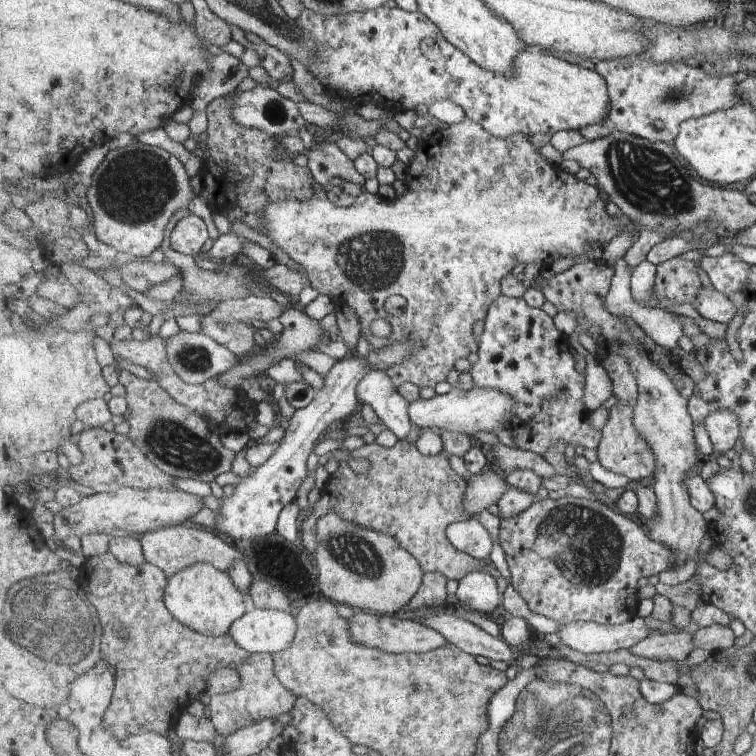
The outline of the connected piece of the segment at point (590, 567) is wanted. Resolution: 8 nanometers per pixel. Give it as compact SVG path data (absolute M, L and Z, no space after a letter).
M562 493L557 498L536 501L523 514L502 520L500 545L512 574L512 584L533 612L560 624L595 622L621 625L641 612L642 578L675 568L677 558L669 544L657 542L633 518L599 500L579 499Z

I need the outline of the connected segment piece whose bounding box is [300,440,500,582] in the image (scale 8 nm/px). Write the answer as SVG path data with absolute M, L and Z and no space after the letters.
M405 440L398 441L392 448L383 448L376 443L366 443L362 448L363 458L367 458L371 462L369 472L357 474L347 464L349 460L343 460L327 481L325 487L327 494L323 496L320 503L310 505L305 510L300 542L307 546L307 550L313 556L317 549L317 522L328 510L341 514L345 520L349 520L358 526L395 536L400 541L401 546L408 549L420 561L425 573L441 572L447 576L447 579L456 579L458 582L471 572L477 572L477 570L485 570L496 578L500 577L499 570L495 568L495 564L491 560L474 559L473 556L455 548L447 537L447 530L451 524L456 521L470 520L472 516L465 510L464 504L469 481L453 470L451 460L445 452L436 456L424 456L417 450L416 444L409 444Z

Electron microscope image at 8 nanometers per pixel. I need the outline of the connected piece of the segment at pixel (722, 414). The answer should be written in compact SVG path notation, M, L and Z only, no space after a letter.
M733 410L710 412L704 424L712 443L714 454L733 449L741 435L741 420Z

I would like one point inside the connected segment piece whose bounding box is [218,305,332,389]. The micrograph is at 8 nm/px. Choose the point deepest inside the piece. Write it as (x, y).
(301, 333)

